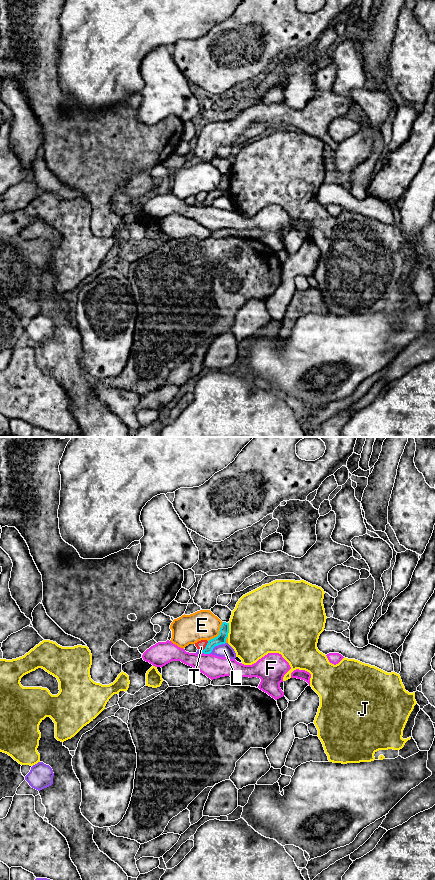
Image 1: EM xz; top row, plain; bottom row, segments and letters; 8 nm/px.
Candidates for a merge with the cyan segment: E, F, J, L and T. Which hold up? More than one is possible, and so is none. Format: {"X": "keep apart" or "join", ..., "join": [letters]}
{"E": "keep apart", "F": "keep apart", "J": "keep apart", "L": "keep apart", "T": "keep apart", "join": []}

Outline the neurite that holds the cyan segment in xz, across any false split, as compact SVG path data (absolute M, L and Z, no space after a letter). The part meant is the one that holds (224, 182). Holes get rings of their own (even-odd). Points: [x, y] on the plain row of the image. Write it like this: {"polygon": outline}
{"polygon": "M223 174L219 183L219 187L208 193L202 205L210 206L215 198L225 196L229 185L229 175Z"}

